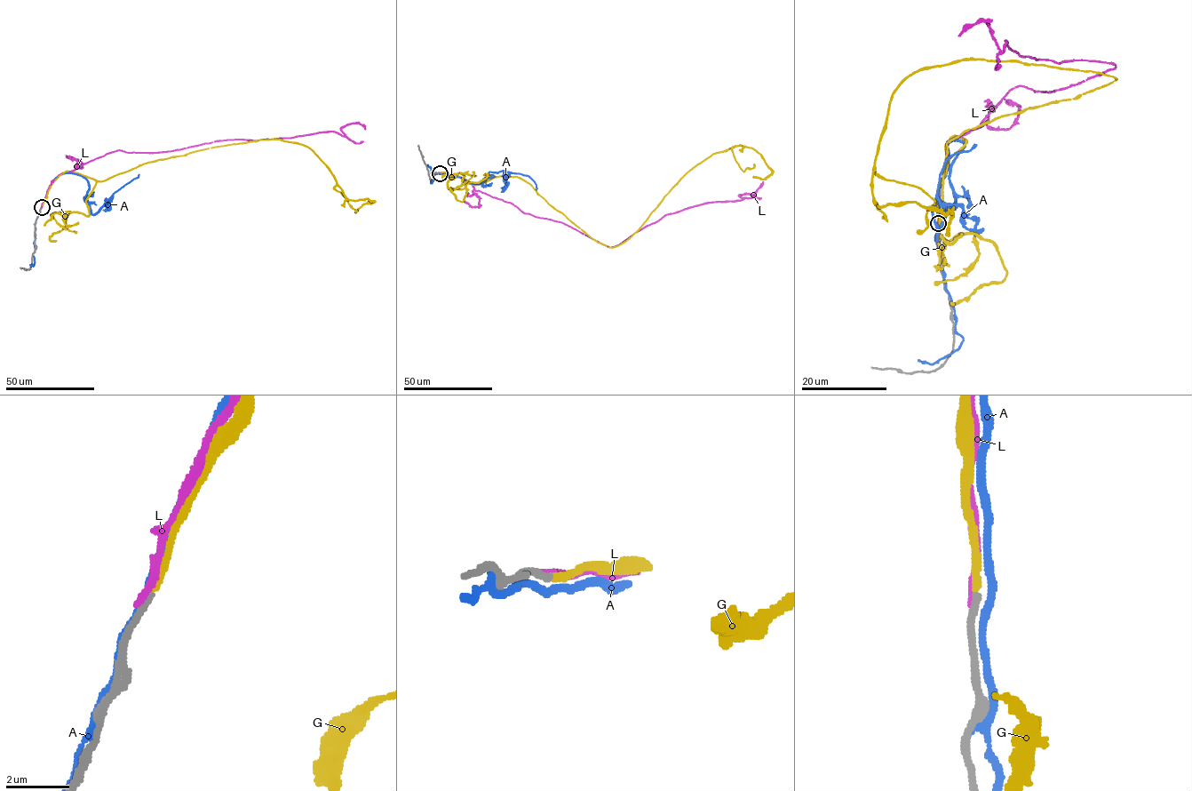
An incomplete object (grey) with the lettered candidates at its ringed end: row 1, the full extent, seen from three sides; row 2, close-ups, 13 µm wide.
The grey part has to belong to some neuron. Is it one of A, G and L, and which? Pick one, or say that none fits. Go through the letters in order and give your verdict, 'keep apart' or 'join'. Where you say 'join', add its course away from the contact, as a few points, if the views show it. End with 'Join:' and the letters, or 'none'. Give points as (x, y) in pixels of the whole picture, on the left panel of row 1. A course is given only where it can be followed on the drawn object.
A: keep apart
G: join; course (41, 207), (66, 171), (103, 181), (159, 159), (281, 139), (313, 151), (349, 199), (374, 202), (354, 212)
L: keep apart
Join: G

